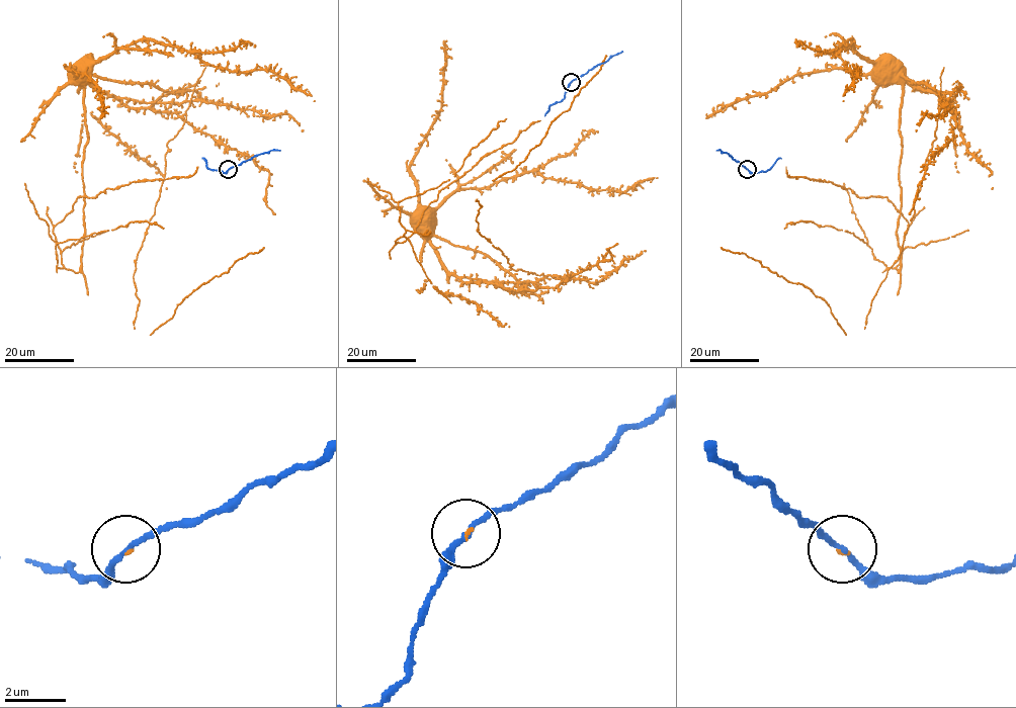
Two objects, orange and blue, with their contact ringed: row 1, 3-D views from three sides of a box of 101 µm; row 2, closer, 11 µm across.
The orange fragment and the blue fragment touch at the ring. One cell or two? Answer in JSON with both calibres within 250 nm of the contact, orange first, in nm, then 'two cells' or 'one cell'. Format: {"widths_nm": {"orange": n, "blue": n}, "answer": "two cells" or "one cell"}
{"widths_nm": {"orange": 50, "blue": 170}, "answer": "one cell"}

